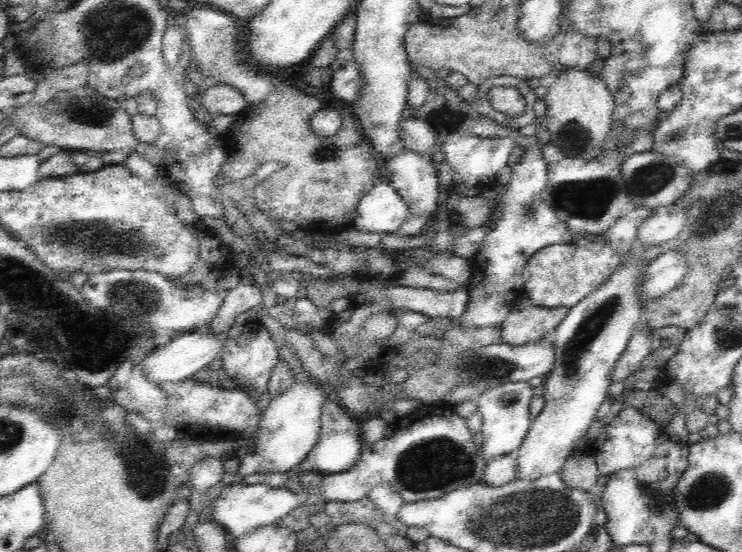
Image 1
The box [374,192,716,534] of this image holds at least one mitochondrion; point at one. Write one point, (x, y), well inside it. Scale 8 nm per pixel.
(441, 461)

